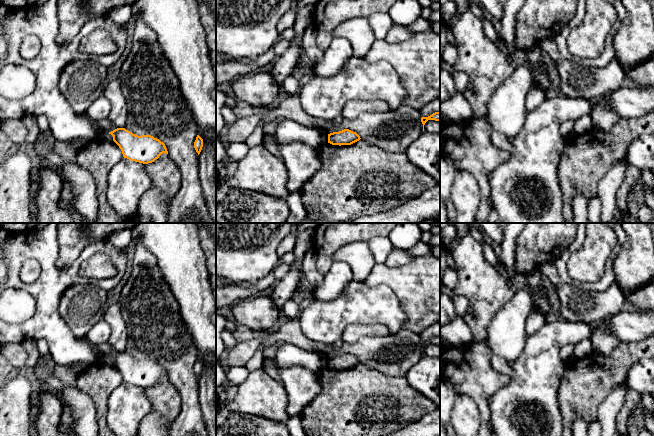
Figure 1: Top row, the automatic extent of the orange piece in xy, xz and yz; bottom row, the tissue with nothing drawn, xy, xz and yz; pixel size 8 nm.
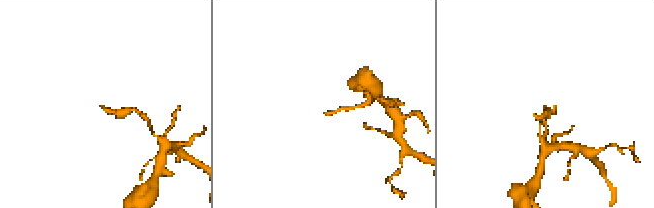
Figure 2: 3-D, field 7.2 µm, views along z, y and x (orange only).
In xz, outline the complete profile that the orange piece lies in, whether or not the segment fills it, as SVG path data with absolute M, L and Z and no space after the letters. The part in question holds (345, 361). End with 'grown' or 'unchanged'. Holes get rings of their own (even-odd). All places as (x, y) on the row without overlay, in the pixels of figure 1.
M349 353L328 358L328 367L332 369L351 369L360 363L360 360L356 356Z | unchanged

